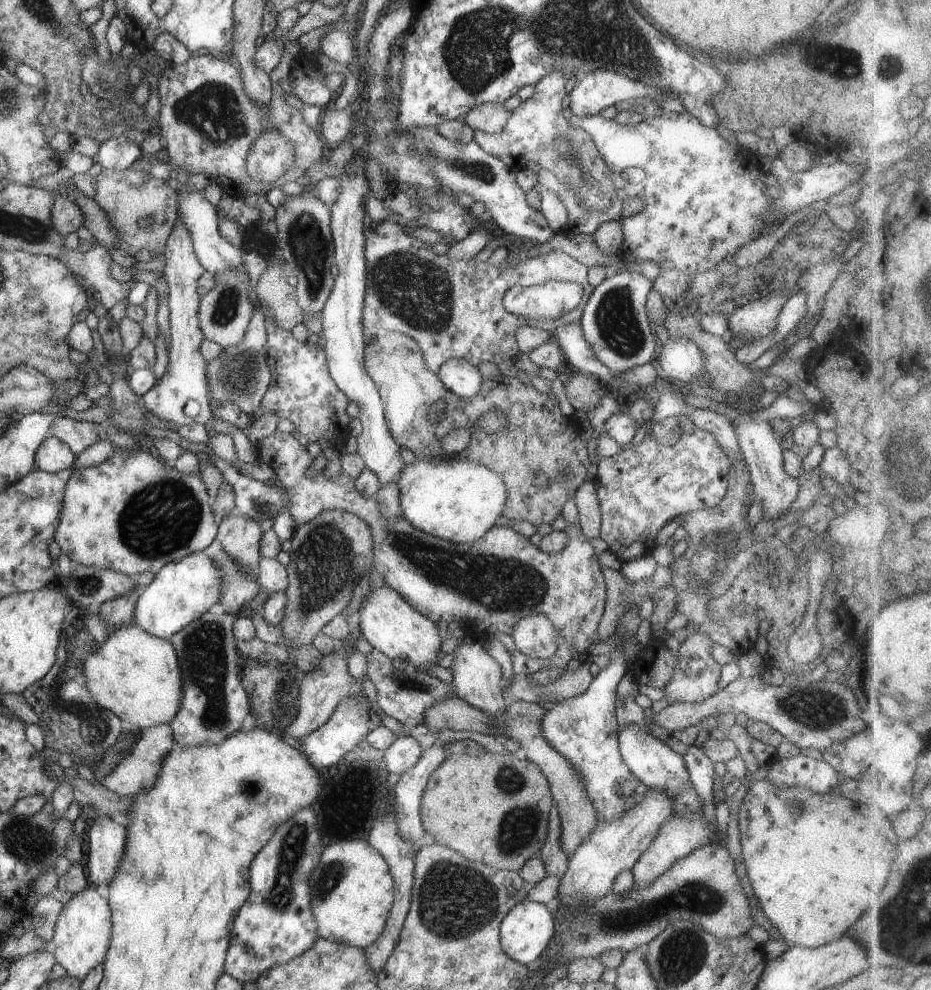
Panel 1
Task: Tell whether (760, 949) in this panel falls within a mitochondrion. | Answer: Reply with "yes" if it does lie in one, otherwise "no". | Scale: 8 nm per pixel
no

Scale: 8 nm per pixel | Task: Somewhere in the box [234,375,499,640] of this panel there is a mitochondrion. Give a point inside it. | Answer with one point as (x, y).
(324, 564)

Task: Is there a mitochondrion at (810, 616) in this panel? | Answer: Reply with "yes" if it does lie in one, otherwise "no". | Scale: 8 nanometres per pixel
no

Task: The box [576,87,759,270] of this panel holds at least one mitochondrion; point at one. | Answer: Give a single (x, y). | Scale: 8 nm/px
(668, 188)

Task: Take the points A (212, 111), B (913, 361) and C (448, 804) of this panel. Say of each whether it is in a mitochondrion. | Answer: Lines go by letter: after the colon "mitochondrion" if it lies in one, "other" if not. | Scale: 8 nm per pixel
A: mitochondrion
B: other
C: other

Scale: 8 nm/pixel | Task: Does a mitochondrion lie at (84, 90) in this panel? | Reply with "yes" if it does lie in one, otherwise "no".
no

